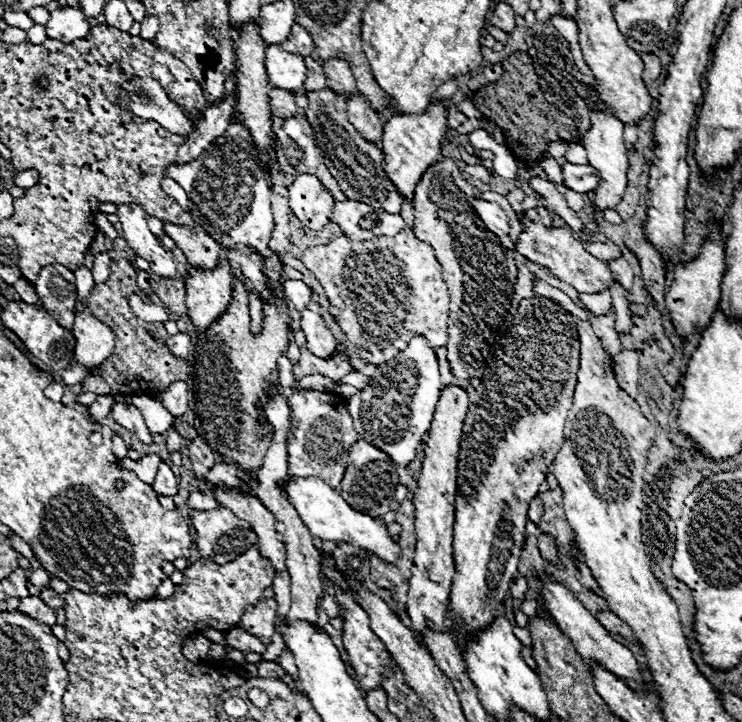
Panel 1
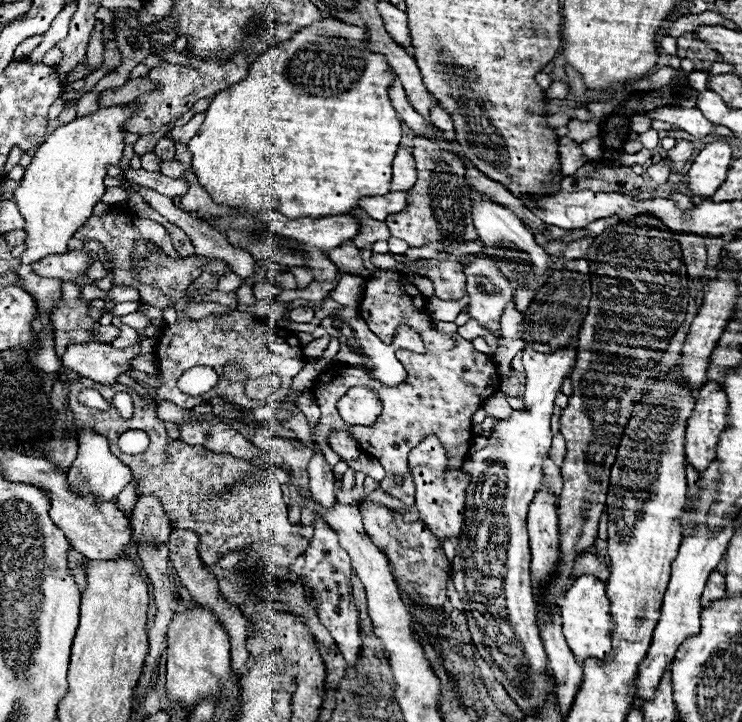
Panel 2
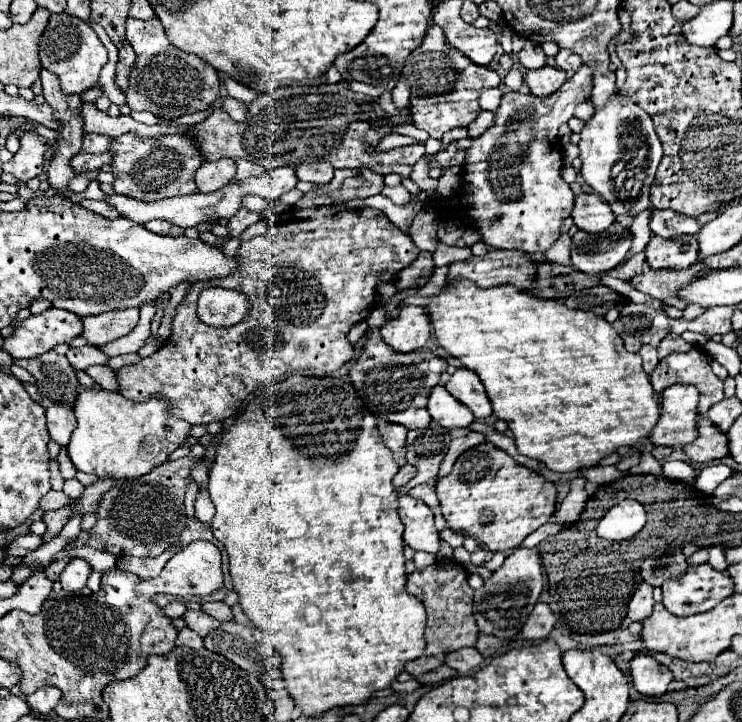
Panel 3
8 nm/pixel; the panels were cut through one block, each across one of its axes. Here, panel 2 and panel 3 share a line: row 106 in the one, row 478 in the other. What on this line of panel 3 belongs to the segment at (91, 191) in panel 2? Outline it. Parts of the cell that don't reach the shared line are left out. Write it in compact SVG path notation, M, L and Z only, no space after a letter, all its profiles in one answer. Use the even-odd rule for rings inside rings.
M96 388L78 394L76 418L78 418L78 426L68 444L68 458L72 460L76 470L96 474L98 478L112 478L112 480L132 480L148 474L154 466L168 460L170 452L174 452L188 438L192 428L188 422L170 416L168 402L162 400L160 396L154 396L146 402L132 402L124 398L120 392L106 392Z

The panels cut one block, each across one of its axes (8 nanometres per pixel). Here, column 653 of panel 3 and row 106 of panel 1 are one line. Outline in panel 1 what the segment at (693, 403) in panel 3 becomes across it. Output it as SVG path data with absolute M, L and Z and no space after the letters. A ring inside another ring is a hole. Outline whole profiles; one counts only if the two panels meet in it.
M434 102L426 114L414 116L414 114L392 114L386 118L384 124L384 136L382 136L382 150L384 150L384 170L394 182L396 190L404 200L412 204L416 184L420 182L422 174L428 170L430 164L434 164L440 156L442 140L448 132L448 120L446 120L446 108L442 102Z

